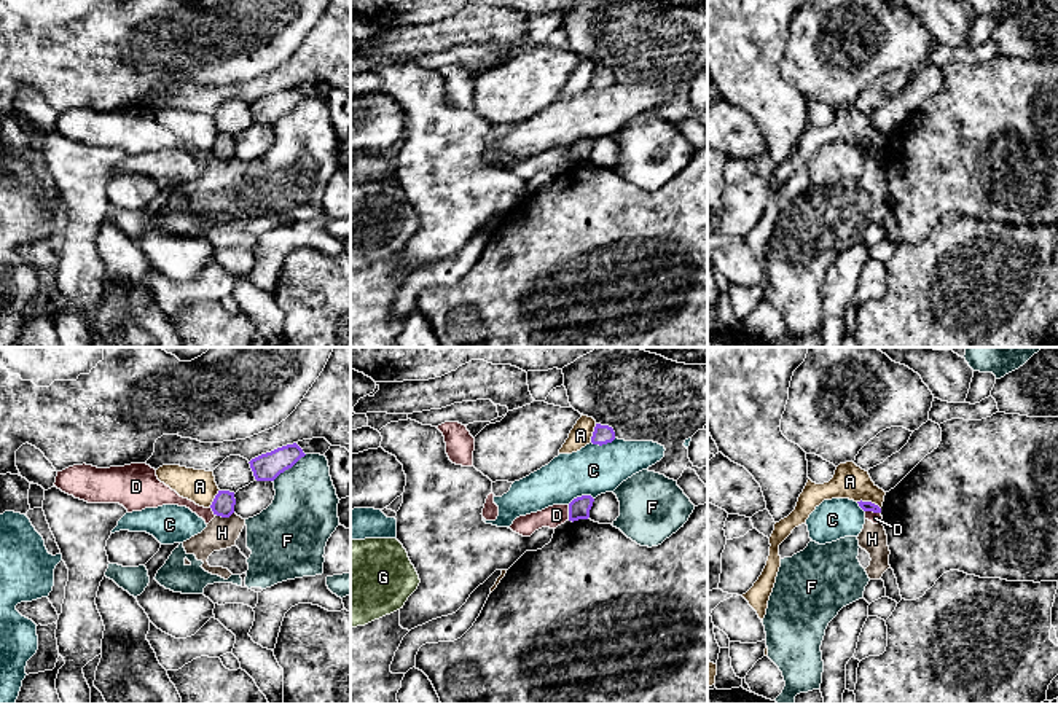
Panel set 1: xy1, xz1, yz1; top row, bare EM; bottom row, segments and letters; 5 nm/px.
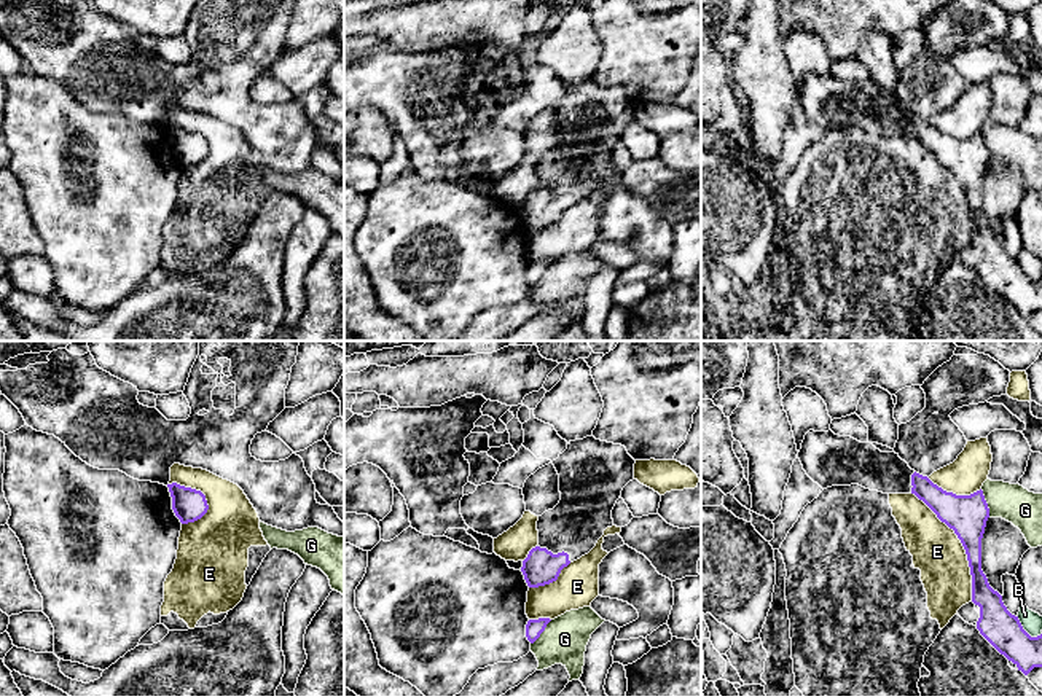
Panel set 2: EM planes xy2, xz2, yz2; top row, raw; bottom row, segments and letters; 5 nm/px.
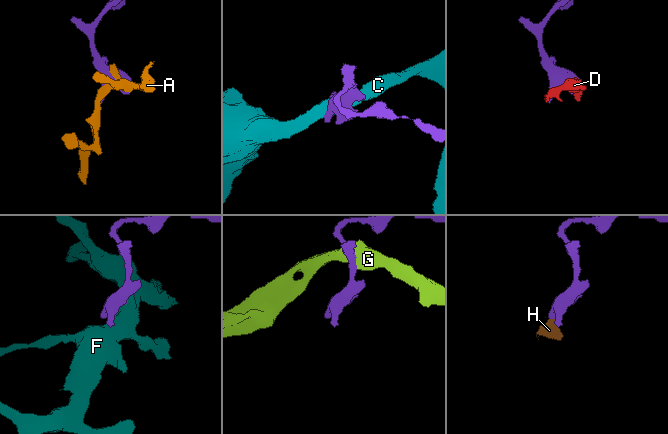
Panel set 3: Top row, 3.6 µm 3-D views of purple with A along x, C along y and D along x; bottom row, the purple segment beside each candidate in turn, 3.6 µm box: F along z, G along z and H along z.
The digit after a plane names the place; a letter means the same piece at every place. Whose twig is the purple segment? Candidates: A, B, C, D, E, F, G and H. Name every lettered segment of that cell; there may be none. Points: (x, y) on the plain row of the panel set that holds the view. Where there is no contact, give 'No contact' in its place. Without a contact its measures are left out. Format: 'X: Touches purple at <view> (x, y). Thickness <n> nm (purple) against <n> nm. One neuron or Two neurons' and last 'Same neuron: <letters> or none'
A: Touches purple at yz1 (869, 145). Thickness 50 nm (purple) against 180 nm. Two neurons
B: Touches purple at yz2 (1025, 274). Thickness 190 nm (purple) against 110 nm. Two neurons
C: Touches purple at xz1 (580, 140). Thickness 110 nm (purple) against 260 nm. Two neurons
D: Touches purple at xz1 (569, 156). Thickness 110 nm (purple) against 110 nm. Two neurons
E: Touches purple at yz2 (963, 188). Thickness 200 nm (purple) against 260 nm. Two neurons
F: Touches purple at xy1 (289, 110). Thickness 140 nm (purple) against 340 nm. Two neurons
G: Touches purple at yz2 (987, 147). Thickness 200 nm (purple) against 190 nm. Two neurons
H: Touches purple at xy1 (223, 160). Thickness 110 nm (purple) against 160 nm. Two neurons
Same neuron: none

